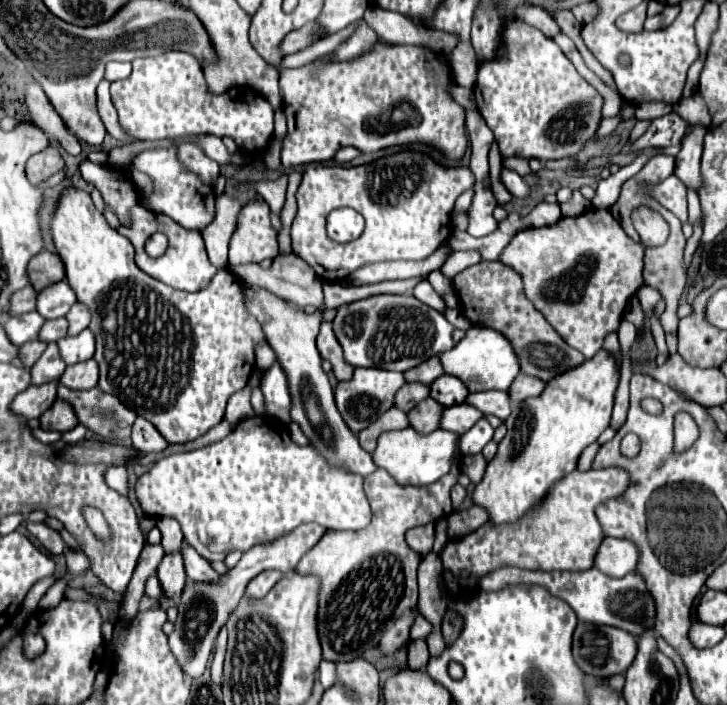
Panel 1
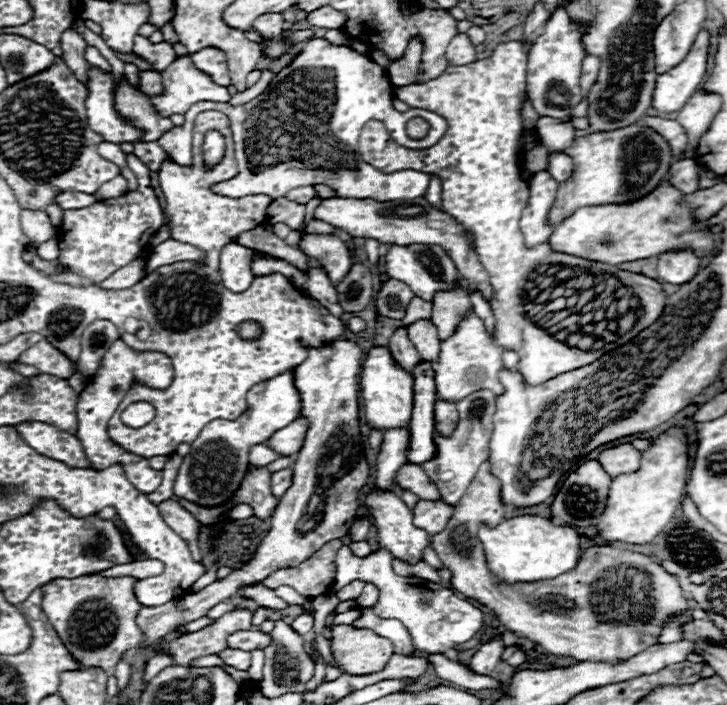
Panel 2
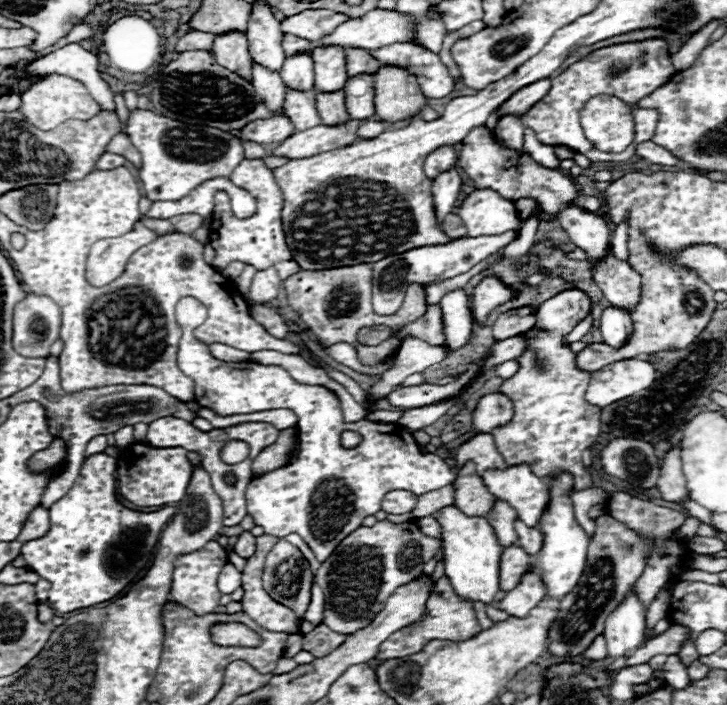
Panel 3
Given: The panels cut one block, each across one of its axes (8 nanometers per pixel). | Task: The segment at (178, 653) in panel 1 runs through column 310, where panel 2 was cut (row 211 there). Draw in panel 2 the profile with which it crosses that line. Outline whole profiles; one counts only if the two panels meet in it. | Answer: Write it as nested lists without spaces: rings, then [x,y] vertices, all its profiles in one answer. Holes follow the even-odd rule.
[[[542,170],[542,172],[530,176],[528,188],[530,188],[530,198],[524,208],[520,228],[522,228],[526,246],[532,248],[532,246],[546,242],[554,230],[554,226],[546,226],[544,222],[546,222],[550,206],[554,202],[558,182],[548,174],[548,170]]]

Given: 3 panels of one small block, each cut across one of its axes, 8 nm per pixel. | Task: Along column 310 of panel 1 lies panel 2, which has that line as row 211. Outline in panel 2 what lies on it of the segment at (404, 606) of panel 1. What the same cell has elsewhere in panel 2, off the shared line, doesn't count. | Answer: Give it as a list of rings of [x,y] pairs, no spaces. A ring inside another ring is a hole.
[[[626,126],[622,130],[598,132],[580,136],[570,150],[564,150],[574,160],[574,170],[568,180],[558,186],[556,198],[548,212],[550,224],[560,224],[582,206],[626,204],[650,194],[672,164],[668,142],[648,126]]]

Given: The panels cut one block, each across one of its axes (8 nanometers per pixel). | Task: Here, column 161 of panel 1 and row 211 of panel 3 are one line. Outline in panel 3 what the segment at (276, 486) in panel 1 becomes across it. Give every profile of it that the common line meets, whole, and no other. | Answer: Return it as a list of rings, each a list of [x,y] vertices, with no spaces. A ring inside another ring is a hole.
[[[474,190],[460,206],[458,216],[468,228],[468,236],[496,236],[520,228],[514,202],[494,190]]]

